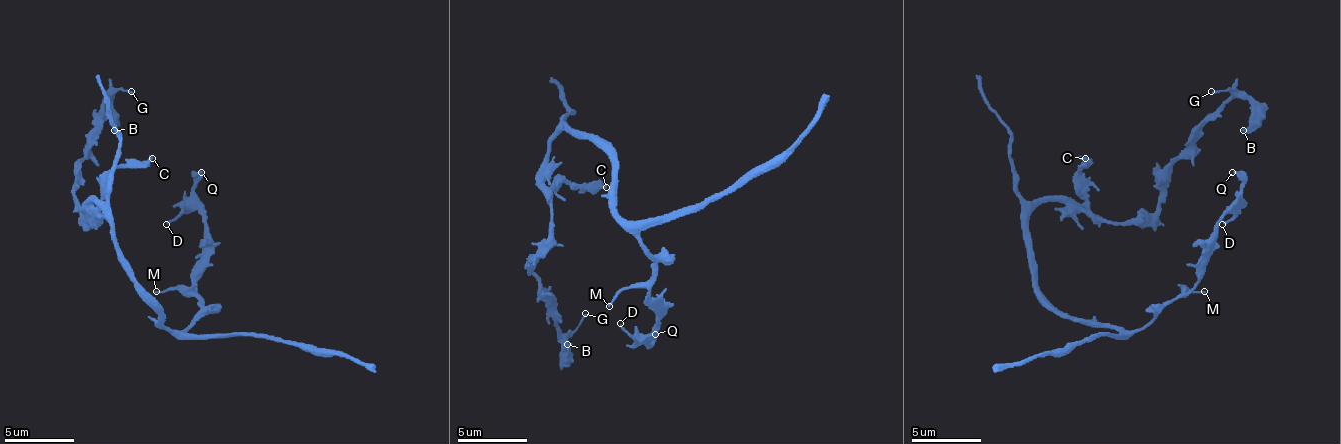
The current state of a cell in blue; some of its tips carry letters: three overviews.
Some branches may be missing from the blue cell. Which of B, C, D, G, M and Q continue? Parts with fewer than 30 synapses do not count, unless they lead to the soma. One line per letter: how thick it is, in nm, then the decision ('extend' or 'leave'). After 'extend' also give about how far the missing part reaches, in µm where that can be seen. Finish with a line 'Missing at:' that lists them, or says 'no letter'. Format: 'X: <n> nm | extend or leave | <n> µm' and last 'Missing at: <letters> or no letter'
B: 240 nm | leave
C: 340 nm | leave
D: 130 nm | leave
G: 110 nm | leave
M: 120 nm | leave
Q: 280 nm | leave
Missing at: no letter

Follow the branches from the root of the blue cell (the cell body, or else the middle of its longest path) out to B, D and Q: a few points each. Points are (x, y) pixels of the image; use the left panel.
B: (128, 259), (117, 245), (110, 214), (96, 200), (96, 224), (75, 196), (75, 168), (107, 98), (114, 130)
D: (128, 259), (128, 277), (159, 322), (184, 329), (201, 308), (205, 221), (180, 210), (166, 224)
Q: (128, 259), (128, 277), (159, 322), (184, 329), (201, 308), (201, 172)

